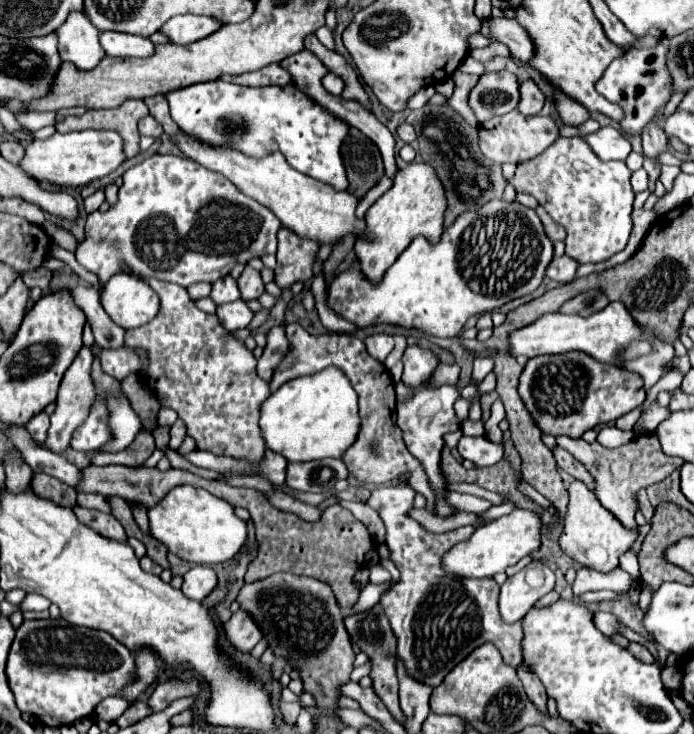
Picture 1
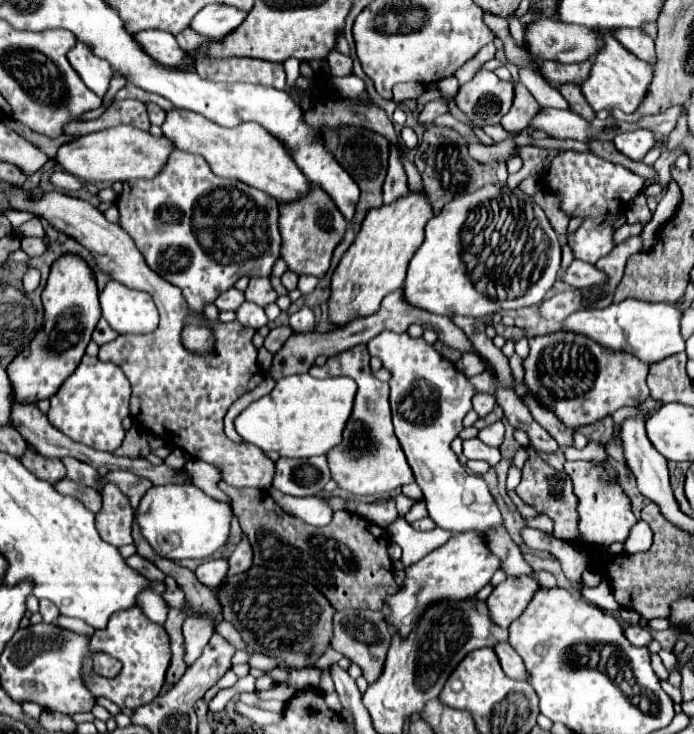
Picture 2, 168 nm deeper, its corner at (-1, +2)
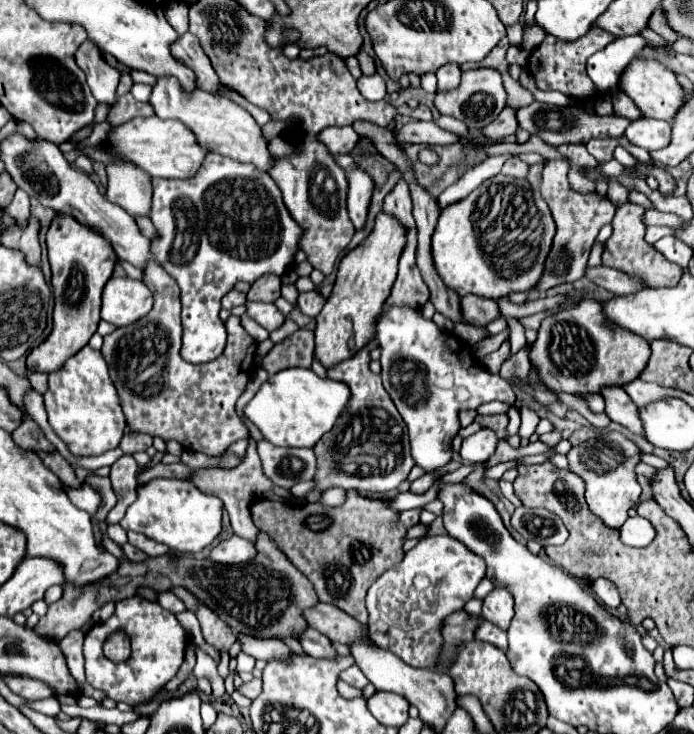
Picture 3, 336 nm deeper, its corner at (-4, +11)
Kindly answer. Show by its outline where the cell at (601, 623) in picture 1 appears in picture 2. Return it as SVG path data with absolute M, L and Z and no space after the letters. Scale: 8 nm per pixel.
M627 626L625 628L625 638L629 638L629 642L633 646L641 646L641 648L647 648L653 640L651 632L647 628L641 628L641 626Z

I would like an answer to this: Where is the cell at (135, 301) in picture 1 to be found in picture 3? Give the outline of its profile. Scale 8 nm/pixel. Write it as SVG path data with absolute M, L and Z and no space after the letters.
M110 277L102 295L102 319L124 327L152 309L152 291L138 279Z

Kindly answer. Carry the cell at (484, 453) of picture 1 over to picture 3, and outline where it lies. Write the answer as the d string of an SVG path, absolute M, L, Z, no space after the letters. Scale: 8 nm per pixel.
M480 429L478 433L464 439L460 455L468 463L486 461L496 451L496 445L498 445L496 433L492 433L492 429Z

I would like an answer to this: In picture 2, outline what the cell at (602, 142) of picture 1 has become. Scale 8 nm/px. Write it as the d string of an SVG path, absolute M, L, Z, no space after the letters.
M635 130L635 132L625 132L619 134L617 140L613 140L617 150L625 154L631 160L643 160L645 154L657 146L657 138L649 130Z

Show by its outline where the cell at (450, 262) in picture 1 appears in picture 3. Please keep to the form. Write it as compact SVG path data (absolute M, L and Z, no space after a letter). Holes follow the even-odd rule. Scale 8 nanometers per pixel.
M492 179L474 189L464 201L456 201L448 205L446 211L440 211L432 235L432 259L444 285L460 297L474 293L498 301L510 293L536 287L536 281L540 281L544 273L544 261L552 249L554 233L556 223L552 221L548 203L538 189L530 187L528 181L524 185L524 179L516 179L514 183L496 183ZM484 213L488 219L484 219ZM490 215L494 219L490 219ZM494 225L498 225L498 229ZM502 227L504 233L500 231Z

